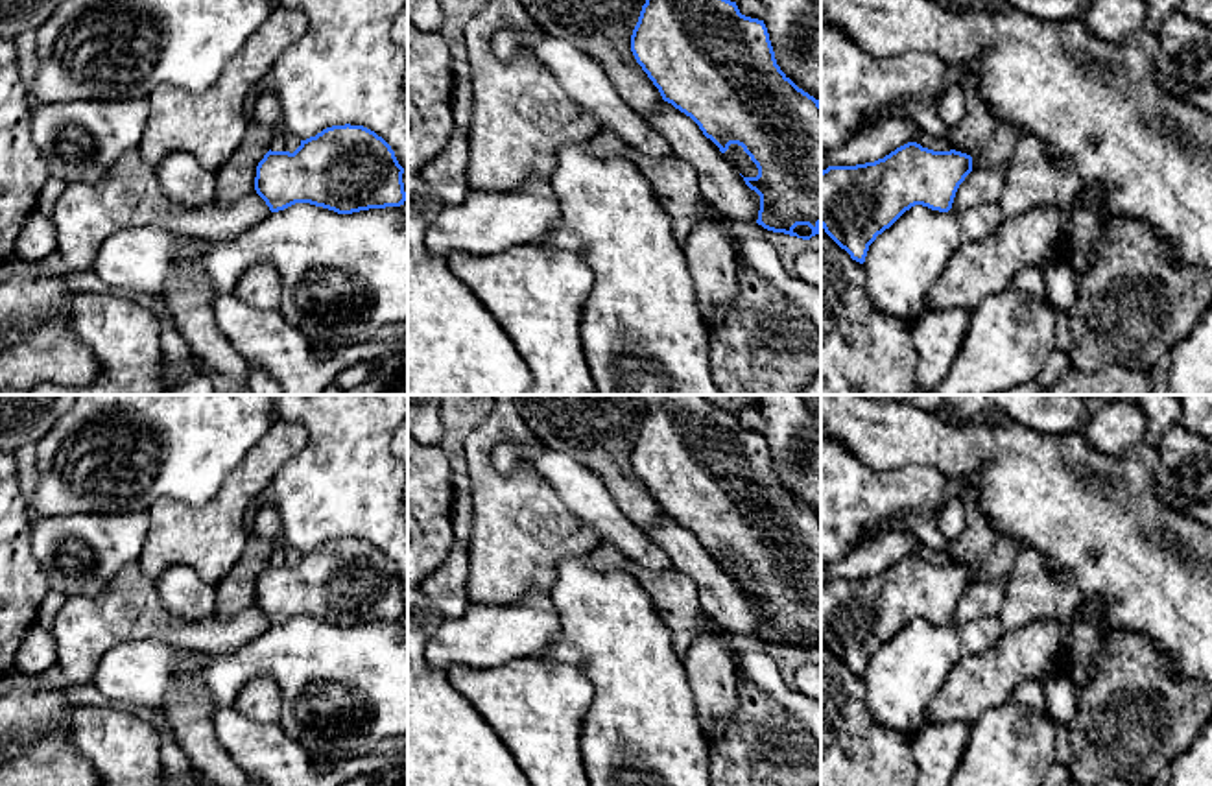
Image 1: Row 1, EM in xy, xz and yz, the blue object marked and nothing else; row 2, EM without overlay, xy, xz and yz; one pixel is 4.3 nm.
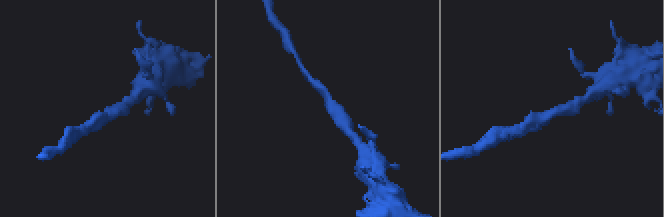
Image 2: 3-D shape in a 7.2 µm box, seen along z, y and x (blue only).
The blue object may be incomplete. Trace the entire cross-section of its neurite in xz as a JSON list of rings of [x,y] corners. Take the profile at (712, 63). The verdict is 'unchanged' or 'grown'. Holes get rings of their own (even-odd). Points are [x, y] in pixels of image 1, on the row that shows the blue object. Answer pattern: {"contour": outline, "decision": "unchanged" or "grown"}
{"contour": [[[646,0],[638,22],[631,35],[631,52],[653,85],[659,89],[664,101],[690,116],[703,135],[710,138],[721,153],[731,144],[738,144],[758,168],[756,177],[743,177],[745,185],[760,196],[760,210],[756,223],[773,232],[784,232],[802,240],[819,234],[821,225],[821,103],[802,89],[799,89],[777,65],[775,52],[769,41],[764,20],[751,18],[740,13],[736,2],[731,0]]], "decision": "unchanged"}

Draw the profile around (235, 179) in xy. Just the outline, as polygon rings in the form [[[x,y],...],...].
[[[249,118],[244,140],[232,157],[214,172],[216,197],[212,205],[231,207],[255,190],[256,166],[269,151],[273,127]]]

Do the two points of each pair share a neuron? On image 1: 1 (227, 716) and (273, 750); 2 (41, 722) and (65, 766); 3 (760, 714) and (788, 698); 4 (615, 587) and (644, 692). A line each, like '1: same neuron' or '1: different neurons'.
1: same neuron
2: same neuron
3: different neurons
4: same neuron

